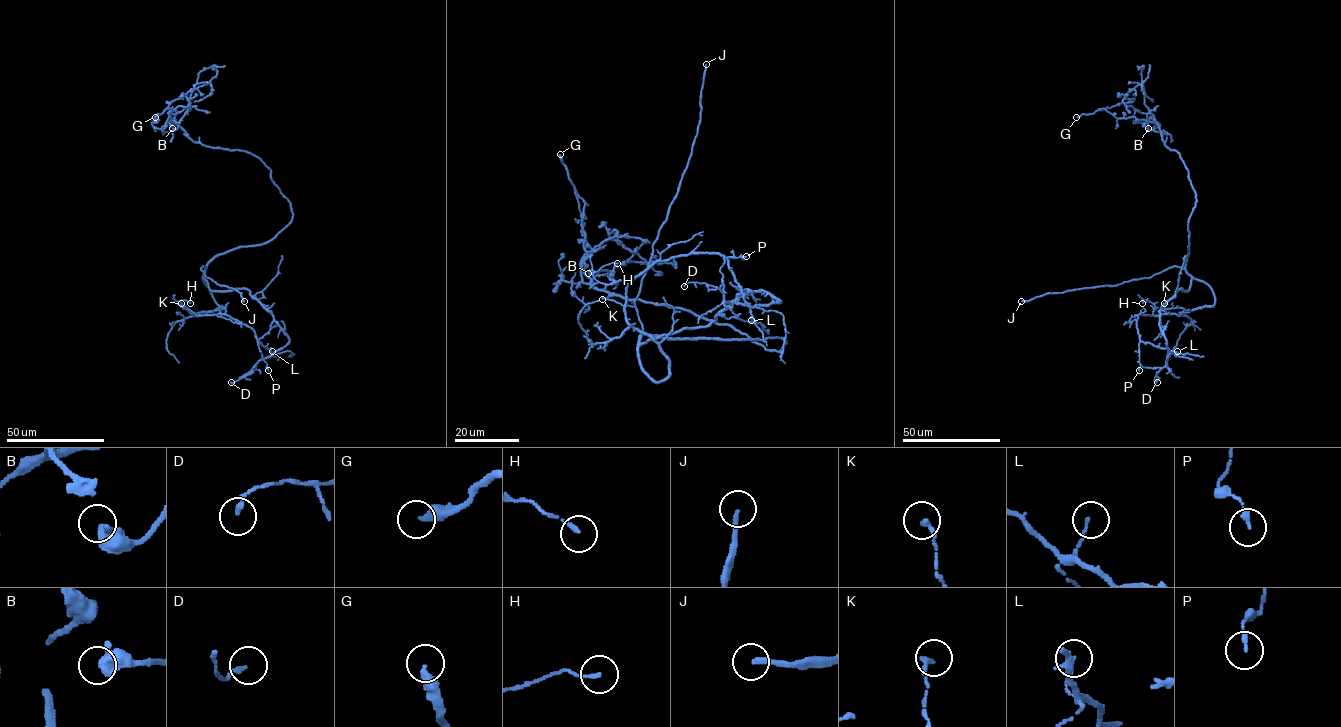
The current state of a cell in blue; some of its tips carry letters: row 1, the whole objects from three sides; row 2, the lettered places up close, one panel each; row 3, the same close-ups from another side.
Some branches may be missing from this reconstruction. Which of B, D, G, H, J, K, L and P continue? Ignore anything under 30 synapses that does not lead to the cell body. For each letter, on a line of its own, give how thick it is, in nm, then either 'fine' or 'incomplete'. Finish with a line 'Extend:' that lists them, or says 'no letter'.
B: calibre 550 nm; fine
D: calibre 160 nm; fine
G: calibre 400 nm; incomplete
H: calibre 130 nm; fine
J: calibre 180 nm; incomplete
K: calibre 220 nm; fine
L: calibre 100 nm; fine
P: calibre 170 nm; fine
Extend: G, J

